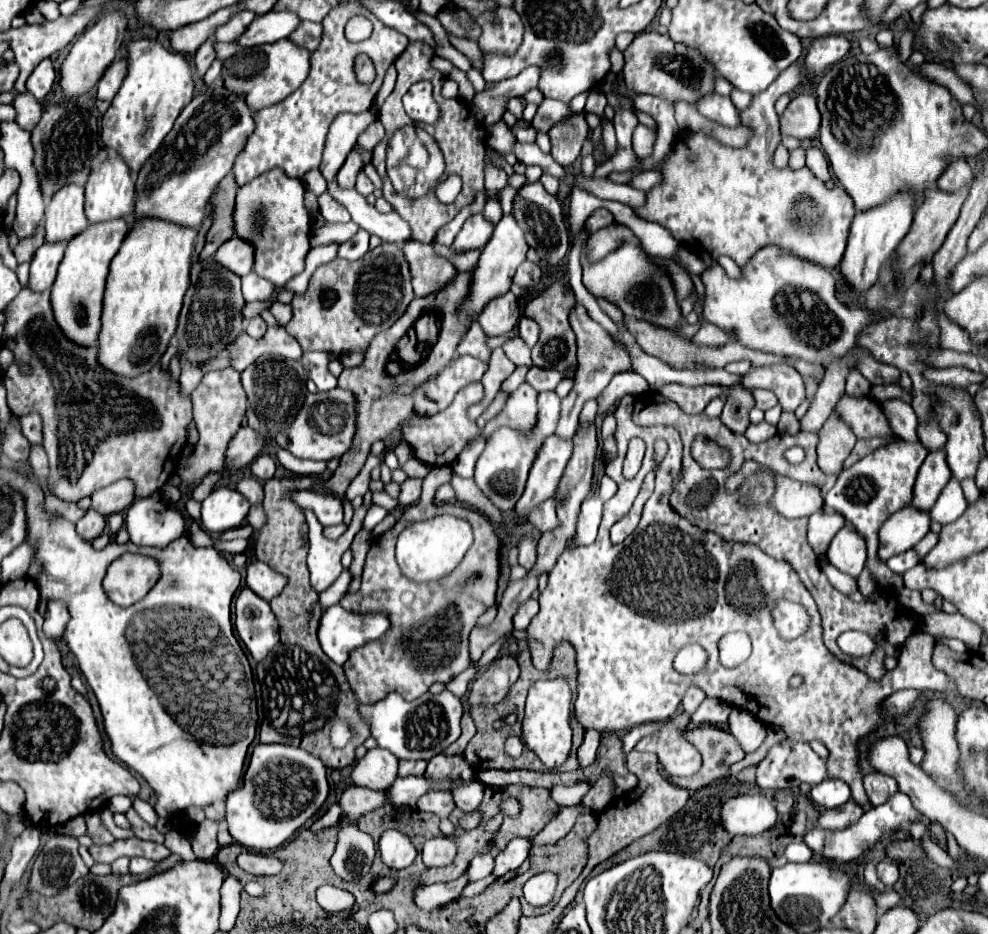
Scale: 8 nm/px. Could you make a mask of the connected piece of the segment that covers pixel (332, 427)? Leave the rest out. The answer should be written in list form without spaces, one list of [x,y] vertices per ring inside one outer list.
[[[336,387],[326,393],[308,393],[304,405],[290,421],[290,425],[276,435],[276,443],[282,449],[288,449],[298,459],[328,461],[332,457],[342,457],[344,451],[348,451],[348,447],[352,445],[352,431],[354,431],[352,395]]]

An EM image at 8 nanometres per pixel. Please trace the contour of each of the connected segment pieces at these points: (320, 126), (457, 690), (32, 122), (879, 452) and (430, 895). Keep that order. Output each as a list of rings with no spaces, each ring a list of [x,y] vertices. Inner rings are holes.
[[[336,5],[324,17],[322,25],[324,25],[322,43],[310,57],[310,75],[304,81],[304,91],[294,91],[284,101],[254,111],[256,129],[248,139],[244,151],[236,157],[236,163],[232,167],[238,185],[244,185],[276,167],[282,169],[288,177],[296,177],[296,179],[302,179],[310,169],[320,167],[322,149],[332,119],[342,111],[350,111],[350,113],[368,111],[374,105],[374,99],[382,87],[386,71],[408,45],[406,35],[398,33],[396,29],[384,27],[384,23],[380,23],[374,15],[368,15],[368,11],[360,11],[360,7]],[[354,15],[364,15],[366,19],[372,21],[374,31],[370,39],[360,43],[352,43],[346,39],[344,27]],[[360,53],[366,53],[376,65],[376,81],[368,85],[360,83],[354,73],[354,59]]]
[[[470,663],[470,667],[466,669],[466,671],[462,671],[452,683],[448,683],[446,687],[456,695],[456,697],[464,697],[464,693],[466,693],[466,689],[468,689],[468,683],[474,679],[474,675],[476,675],[476,667],[474,667],[476,663]]]
[[[30,93],[16,95],[12,105],[16,107],[16,123],[24,131],[32,133],[36,129],[36,125],[40,123],[40,119],[42,119],[42,105]]]
[[[894,441],[888,445],[882,445],[874,449],[870,455],[854,463],[852,467],[844,469],[834,487],[824,495],[824,507],[832,511],[840,511],[840,515],[850,521],[856,531],[866,539],[868,543],[868,561],[866,565],[872,569],[874,579],[880,585],[890,585],[890,587],[902,587],[902,577],[894,575],[884,563],[878,561],[876,551],[878,551],[878,531],[882,523],[894,515],[896,511],[908,507],[912,503],[912,487],[916,481],[916,473],[928,455],[928,449],[920,441]]]
[[[464,873],[460,879],[456,881],[448,881],[448,883],[436,883],[430,887],[420,887],[416,891],[416,905],[424,911],[432,911],[442,907],[444,903],[460,897],[460,893],[464,891],[464,887],[470,883],[470,875]]]

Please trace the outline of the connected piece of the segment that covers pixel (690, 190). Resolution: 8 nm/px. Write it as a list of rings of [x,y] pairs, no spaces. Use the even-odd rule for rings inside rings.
[[[800,61],[792,63],[788,69],[784,69],[778,79],[752,101],[752,111],[742,111],[744,125],[752,127],[754,137],[748,141],[742,149],[732,149],[716,143],[714,139],[706,137],[704,133],[692,133],[686,139],[678,141],[674,145],[674,153],[662,167],[664,181],[646,193],[648,201],[642,209],[636,213],[648,221],[656,221],[662,227],[666,227],[674,239],[690,247],[694,253],[698,253],[708,267],[716,263],[718,255],[732,257],[740,267],[754,255],[756,249],[766,245],[780,245],[782,251],[790,251],[802,259],[808,259],[812,263],[824,265],[824,267],[836,267],[842,261],[848,231],[854,219],[854,203],[848,197],[848,193],[842,187],[826,189],[822,181],[818,181],[808,167],[792,171],[792,169],[776,169],[772,163],[772,153],[780,143],[780,125],[778,115],[774,111],[774,103],[780,95],[792,93],[796,87],[800,87],[806,81],[806,69]],[[688,155],[694,155],[696,161],[688,161]]]

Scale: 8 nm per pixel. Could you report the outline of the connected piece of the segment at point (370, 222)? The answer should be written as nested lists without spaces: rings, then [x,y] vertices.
[[[336,179],[328,183],[328,193],[334,201],[348,209],[352,221],[360,229],[370,235],[378,235],[384,243],[402,243],[404,239],[410,239],[410,227],[396,215],[396,211],[384,215],[378,213],[356,189],[344,189],[336,183]]]

